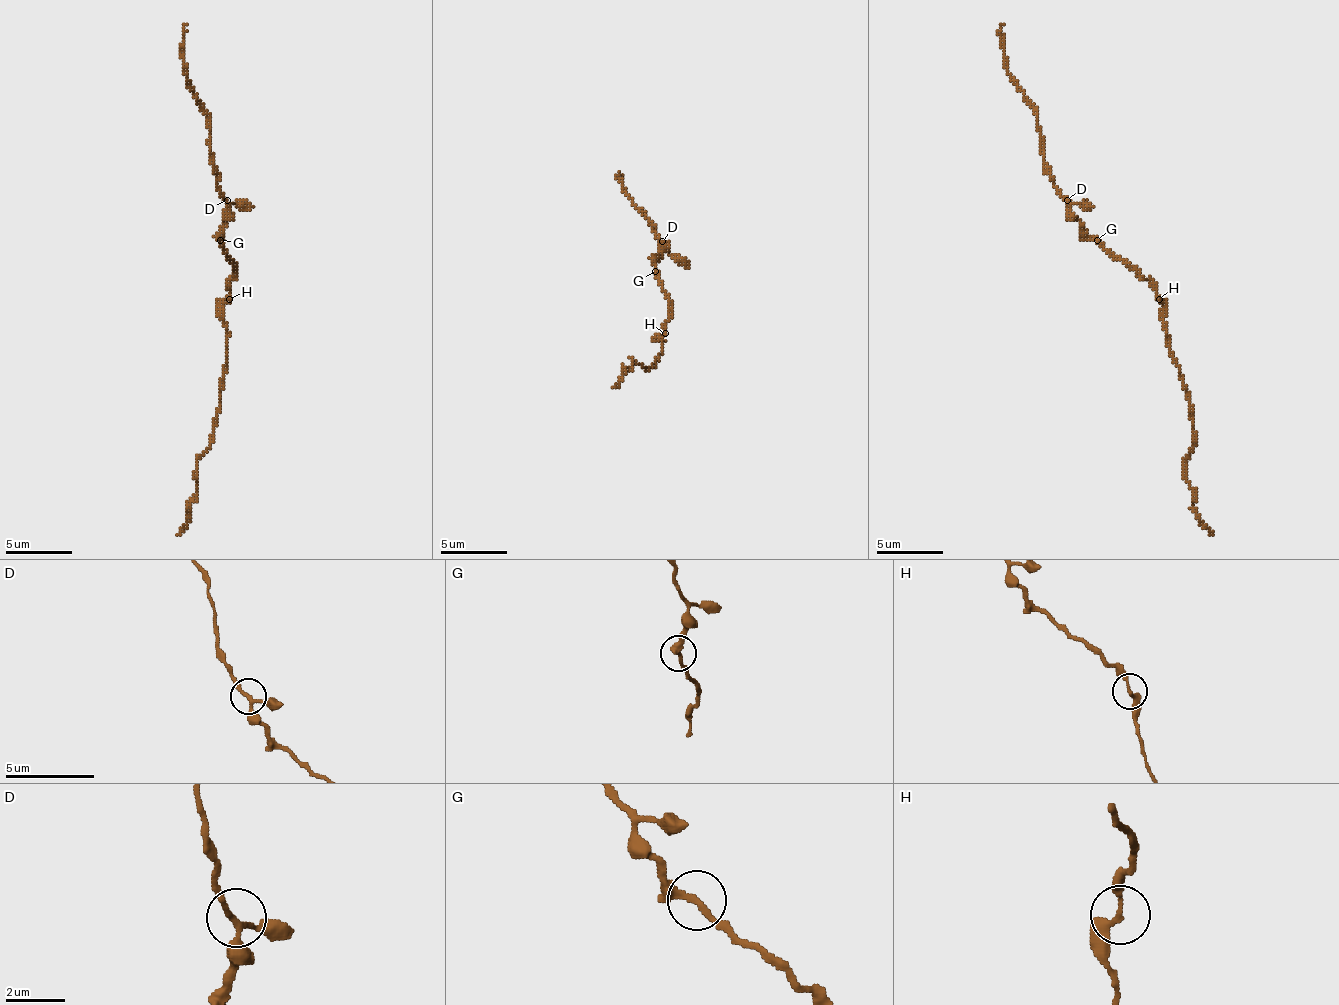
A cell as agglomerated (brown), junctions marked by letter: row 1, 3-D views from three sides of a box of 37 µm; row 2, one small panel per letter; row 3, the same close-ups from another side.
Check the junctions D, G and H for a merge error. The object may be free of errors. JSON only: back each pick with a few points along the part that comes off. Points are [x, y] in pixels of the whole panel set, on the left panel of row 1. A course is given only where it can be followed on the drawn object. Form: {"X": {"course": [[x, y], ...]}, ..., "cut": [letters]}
{"cut": []}

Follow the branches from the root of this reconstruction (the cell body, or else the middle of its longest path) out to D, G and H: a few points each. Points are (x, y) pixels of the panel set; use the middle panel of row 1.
D: (669, 308), (669, 298), (655, 268), (662, 241)
G: (669, 308), (669, 298), (655, 271)
H: (669, 308), (665, 334)

